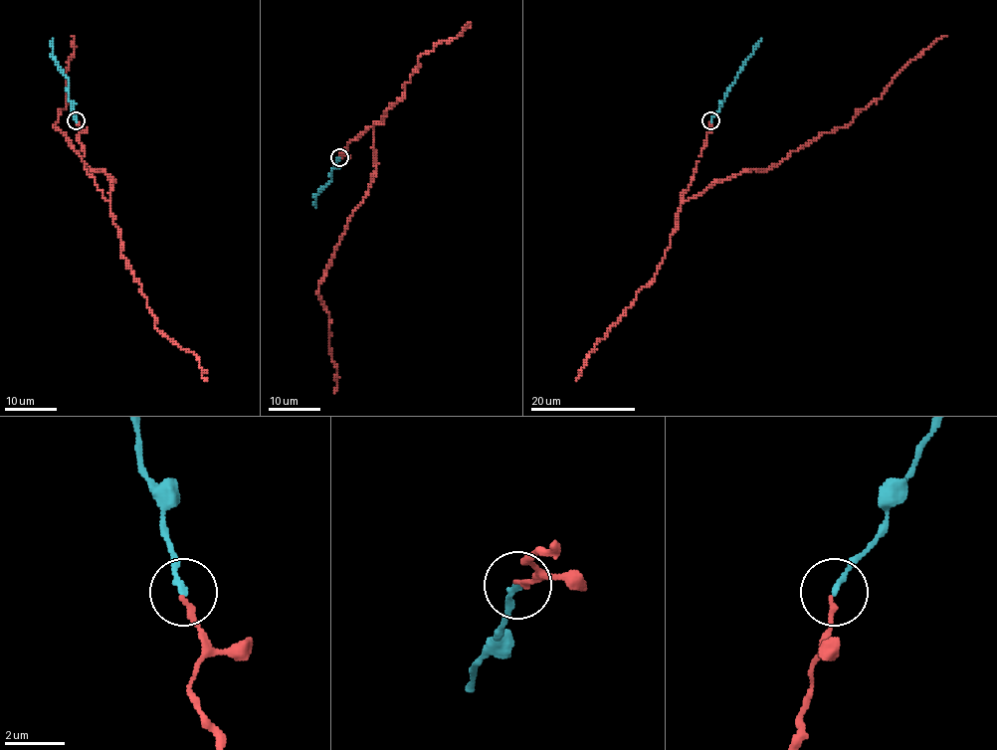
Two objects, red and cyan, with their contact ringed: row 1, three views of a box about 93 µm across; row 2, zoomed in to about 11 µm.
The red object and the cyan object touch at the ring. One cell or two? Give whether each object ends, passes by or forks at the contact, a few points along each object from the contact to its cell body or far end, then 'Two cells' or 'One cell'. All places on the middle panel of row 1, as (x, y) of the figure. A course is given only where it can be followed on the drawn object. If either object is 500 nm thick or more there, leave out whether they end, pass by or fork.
At the ring red ends. At the ring cyan ends. Course of red: (338, 156), (348, 141), (372, 127), (372, 181), (353, 211), (317, 290), (329, 316), (334, 392). Course of cyan: (338, 157), (330, 181), (315, 198), (316, 208). One cell

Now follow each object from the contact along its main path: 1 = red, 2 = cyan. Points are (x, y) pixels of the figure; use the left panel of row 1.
1: (76, 121), (85, 169), (109, 202), (109, 176), (90, 169), (55, 127), (67, 104), (72, 37)
2: (76, 120), (68, 80), (52, 54), (54, 38)

